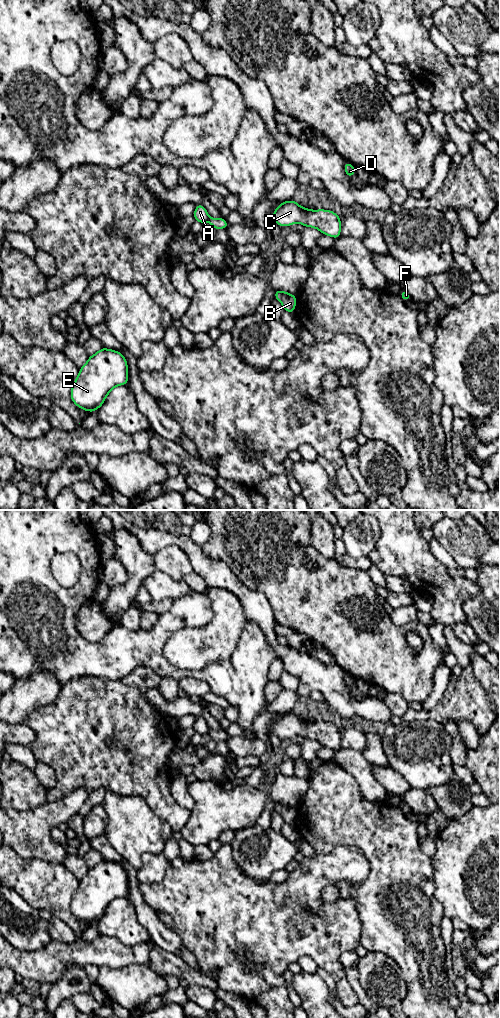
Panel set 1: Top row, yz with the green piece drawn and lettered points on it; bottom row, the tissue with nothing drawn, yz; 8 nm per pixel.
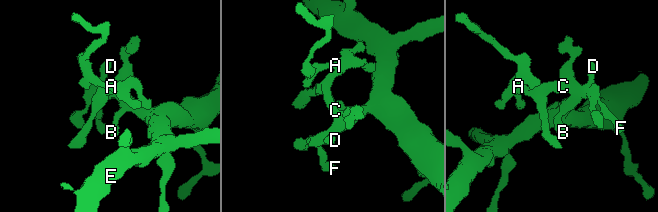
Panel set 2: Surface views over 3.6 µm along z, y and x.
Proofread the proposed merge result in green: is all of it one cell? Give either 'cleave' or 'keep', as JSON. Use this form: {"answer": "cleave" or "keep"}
{"answer": "keep"}

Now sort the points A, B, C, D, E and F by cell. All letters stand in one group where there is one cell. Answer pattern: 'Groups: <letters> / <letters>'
Groups: A B C D E F

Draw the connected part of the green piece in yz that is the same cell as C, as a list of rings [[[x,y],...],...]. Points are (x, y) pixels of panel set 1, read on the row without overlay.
[[[294,711],[283,713],[271,728],[271,734],[281,739],[302,736],[319,742],[323,747],[337,751],[341,748],[341,729],[332,722],[311,722],[299,717]]]

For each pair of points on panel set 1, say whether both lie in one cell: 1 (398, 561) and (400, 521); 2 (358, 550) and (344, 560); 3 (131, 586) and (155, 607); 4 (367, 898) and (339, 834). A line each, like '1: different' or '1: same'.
1: same
2: different
3: different
4: same

